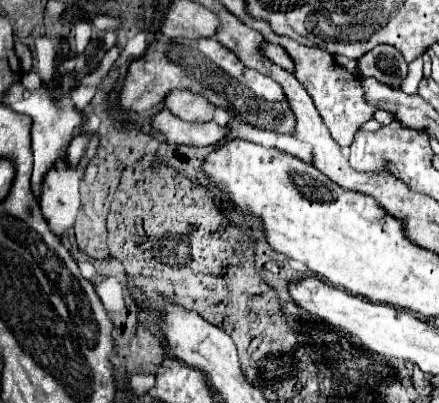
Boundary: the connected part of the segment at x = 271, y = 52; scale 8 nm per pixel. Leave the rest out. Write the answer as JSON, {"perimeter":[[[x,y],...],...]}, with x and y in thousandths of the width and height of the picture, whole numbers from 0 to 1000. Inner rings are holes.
{"perimeter":[[[601,104],[601,124],[597,124],[597,129],[601,129],[601,139],[606,139],[615,154],[624,154],[629,164],[638,164],[638,169],[647,169],[651,179],[670,184],[670,154],[665,154],[665,144],[651,134],[651,124],[647,124],[642,114]]]}

